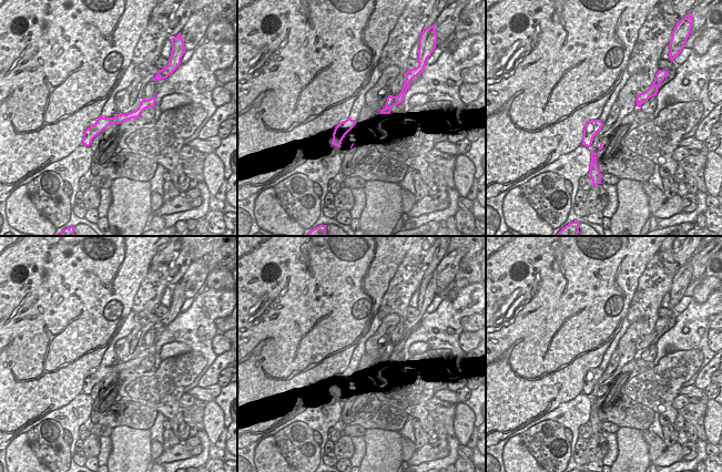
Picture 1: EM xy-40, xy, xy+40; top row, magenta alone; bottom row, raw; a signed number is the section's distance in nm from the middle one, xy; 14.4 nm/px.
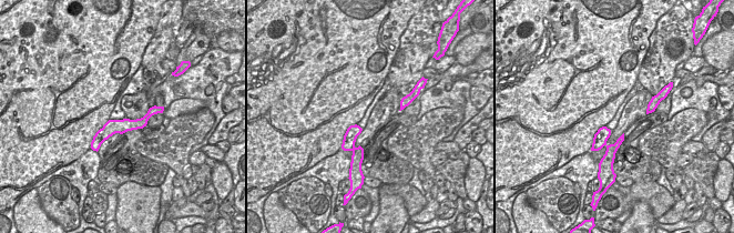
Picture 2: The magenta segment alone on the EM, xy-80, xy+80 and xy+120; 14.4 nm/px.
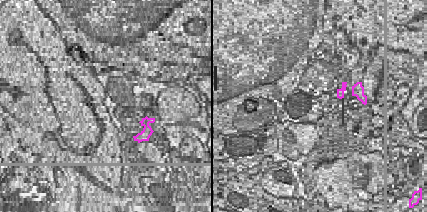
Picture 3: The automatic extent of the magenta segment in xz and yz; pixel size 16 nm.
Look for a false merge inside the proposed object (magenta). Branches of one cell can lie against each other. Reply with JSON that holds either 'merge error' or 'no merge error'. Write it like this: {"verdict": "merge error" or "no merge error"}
{"verdict": "merge error"}

